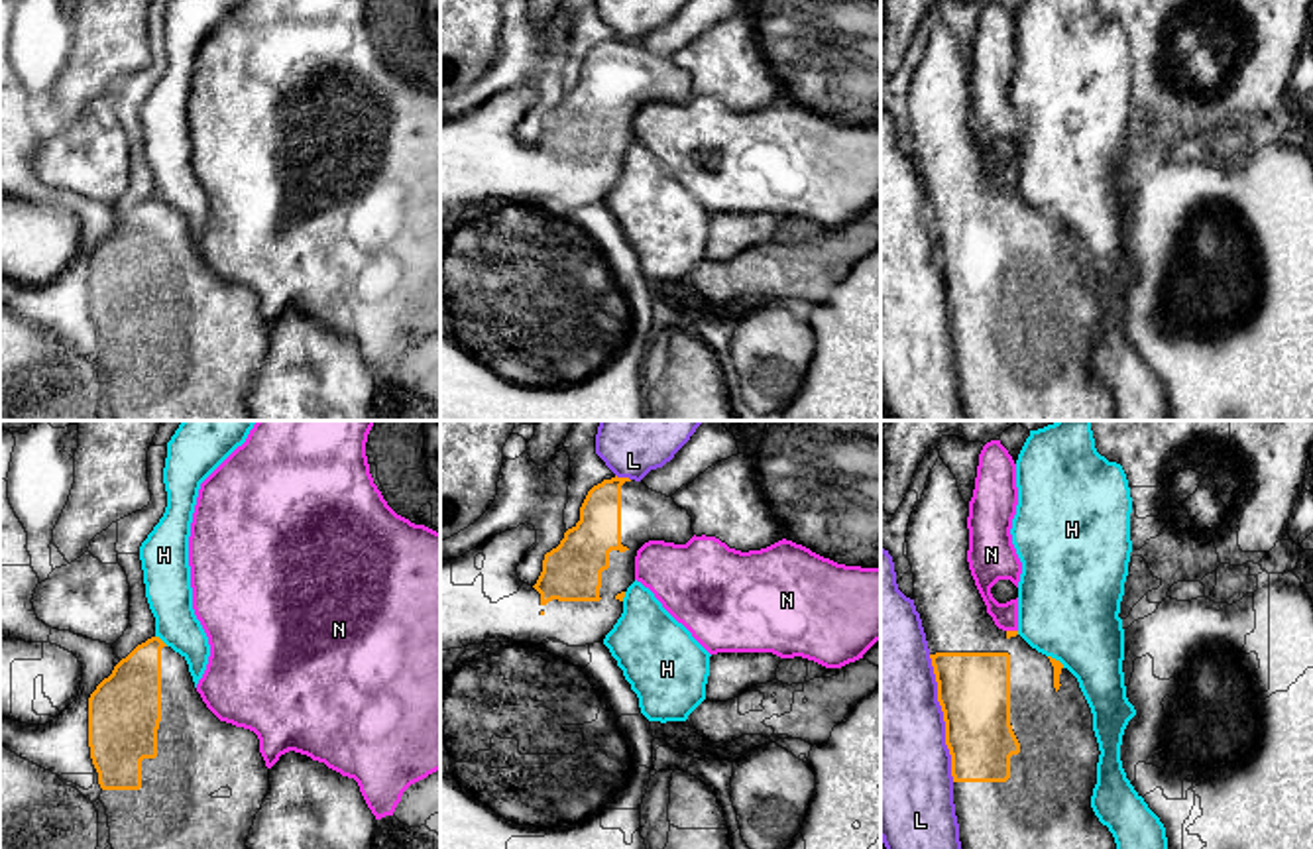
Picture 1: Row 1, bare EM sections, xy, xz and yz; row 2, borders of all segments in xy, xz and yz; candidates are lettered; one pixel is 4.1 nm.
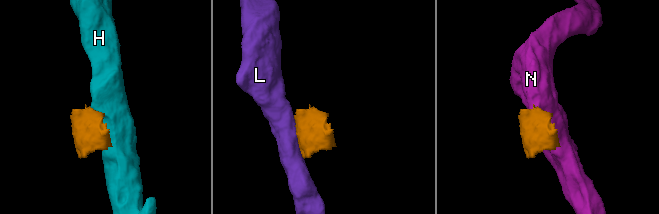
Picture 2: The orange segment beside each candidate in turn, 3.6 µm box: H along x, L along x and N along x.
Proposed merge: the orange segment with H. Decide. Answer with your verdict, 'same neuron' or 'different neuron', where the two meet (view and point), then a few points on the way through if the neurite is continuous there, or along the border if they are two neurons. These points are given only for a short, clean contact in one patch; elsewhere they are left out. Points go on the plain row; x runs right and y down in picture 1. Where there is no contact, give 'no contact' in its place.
different neuron; contact yz (1054, 219); border yz (1048, 215), (1064, 226)

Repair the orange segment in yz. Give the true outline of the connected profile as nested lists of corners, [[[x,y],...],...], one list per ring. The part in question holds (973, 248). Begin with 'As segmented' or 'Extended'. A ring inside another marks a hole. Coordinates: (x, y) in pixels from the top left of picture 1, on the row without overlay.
Extended. [[[938,18],[910,75],[906,102],[914,165],[926,193],[945,281],[961,409],[967,421],[1114,421],[1114,397],[1091,368],[1101,314],[1091,267],[1077,238],[1059,220],[1032,208],[1018,191],[999,189],[987,173],[967,122],[967,77],[969,67],[957,39]]]

